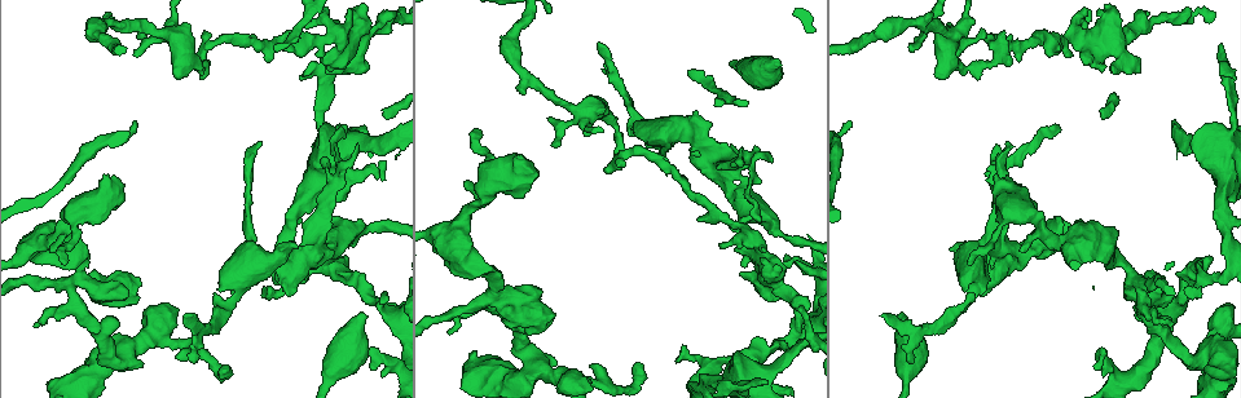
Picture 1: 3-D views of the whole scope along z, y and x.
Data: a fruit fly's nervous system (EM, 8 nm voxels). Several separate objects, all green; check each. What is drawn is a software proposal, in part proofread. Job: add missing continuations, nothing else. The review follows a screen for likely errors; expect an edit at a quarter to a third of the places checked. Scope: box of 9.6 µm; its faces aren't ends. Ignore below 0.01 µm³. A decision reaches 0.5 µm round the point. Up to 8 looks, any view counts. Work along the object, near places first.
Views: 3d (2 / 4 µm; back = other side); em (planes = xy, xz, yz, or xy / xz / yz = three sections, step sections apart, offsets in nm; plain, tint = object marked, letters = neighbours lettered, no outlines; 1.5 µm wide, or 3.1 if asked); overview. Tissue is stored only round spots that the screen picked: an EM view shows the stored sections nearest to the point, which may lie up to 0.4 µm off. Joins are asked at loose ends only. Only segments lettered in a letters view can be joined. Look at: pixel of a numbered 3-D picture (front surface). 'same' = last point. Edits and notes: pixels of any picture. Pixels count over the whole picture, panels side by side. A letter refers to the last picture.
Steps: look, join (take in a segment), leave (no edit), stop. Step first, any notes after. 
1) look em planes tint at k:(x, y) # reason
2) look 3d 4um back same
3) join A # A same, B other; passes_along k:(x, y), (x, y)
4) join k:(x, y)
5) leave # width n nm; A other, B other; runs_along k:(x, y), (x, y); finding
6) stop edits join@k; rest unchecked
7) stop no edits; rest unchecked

look 3d 2um at 1:(1009, 145) # long arm stops here

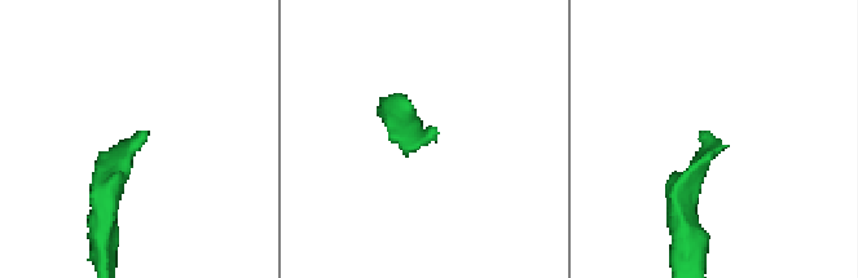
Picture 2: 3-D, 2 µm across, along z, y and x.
look em planes letters at 2:(711, 135) # now the EM

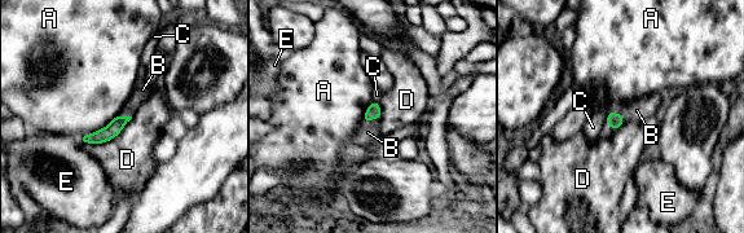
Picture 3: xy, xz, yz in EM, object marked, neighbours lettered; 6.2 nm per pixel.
join B # A other, B same, C other, D other, E other; passes_along 3:(613, 119), (619, 114), (637, 110); the neuron continues

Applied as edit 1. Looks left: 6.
look 3d 4um at 1:(363, 317) # free end

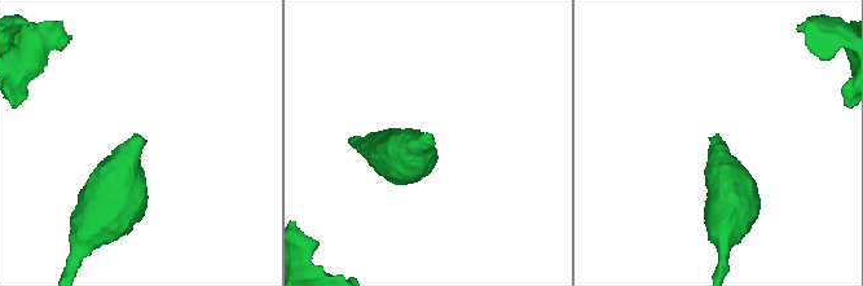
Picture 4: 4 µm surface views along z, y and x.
look em planes letters at 4:(137, 140)

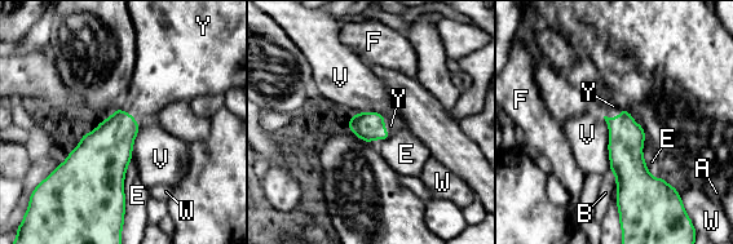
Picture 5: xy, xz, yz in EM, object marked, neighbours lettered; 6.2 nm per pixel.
join Y # A other, B other, E other, F other, V other, W other, Y same; passes_along 5:(626, 137), (618, 116), (613, 106); the neuron continues

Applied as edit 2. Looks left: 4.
look overview # redraw

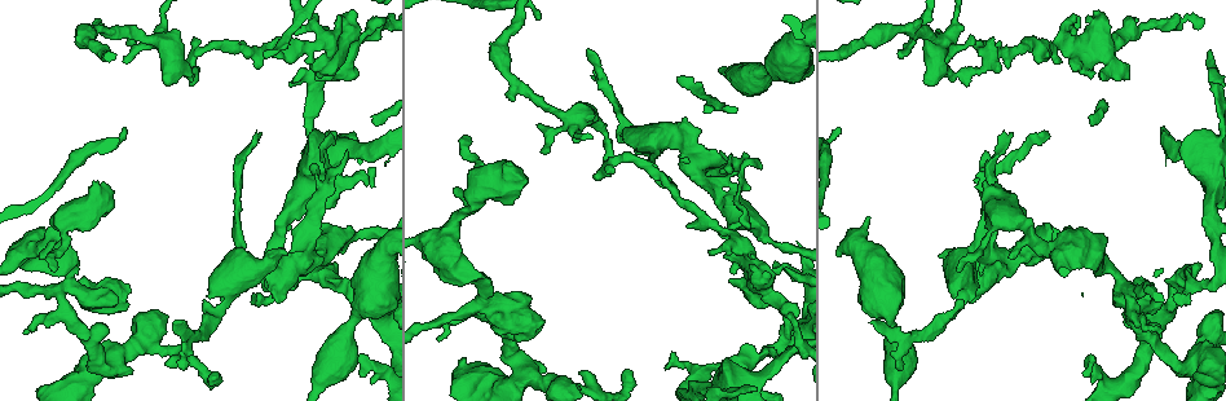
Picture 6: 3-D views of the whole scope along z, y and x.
look em planes letters at 6:(871, 324) # thin end

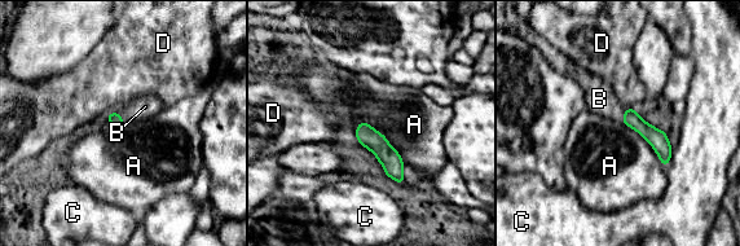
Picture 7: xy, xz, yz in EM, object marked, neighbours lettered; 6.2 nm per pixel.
join B # A other, B same, C other, D other; passes_along 7:(114, 118), (120, 117), (145, 106); it goes on there

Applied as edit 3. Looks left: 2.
stop edits join@3, join@5, join@7; rest unchecked

